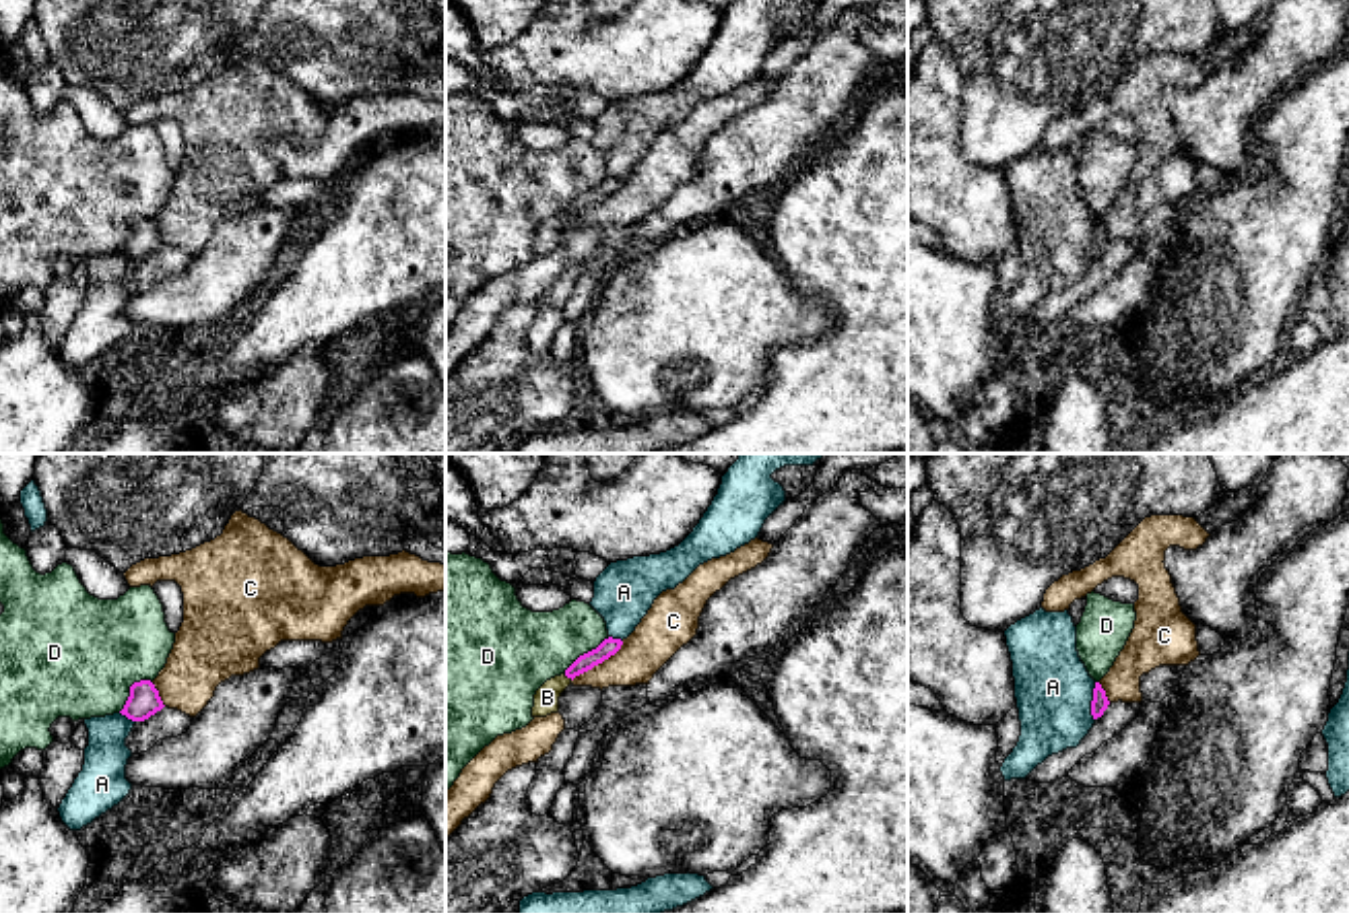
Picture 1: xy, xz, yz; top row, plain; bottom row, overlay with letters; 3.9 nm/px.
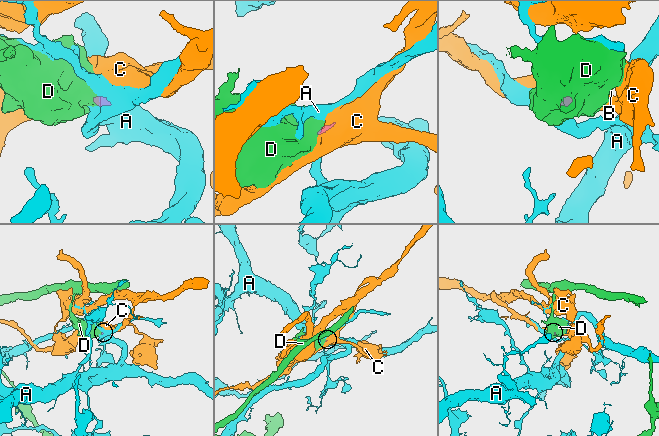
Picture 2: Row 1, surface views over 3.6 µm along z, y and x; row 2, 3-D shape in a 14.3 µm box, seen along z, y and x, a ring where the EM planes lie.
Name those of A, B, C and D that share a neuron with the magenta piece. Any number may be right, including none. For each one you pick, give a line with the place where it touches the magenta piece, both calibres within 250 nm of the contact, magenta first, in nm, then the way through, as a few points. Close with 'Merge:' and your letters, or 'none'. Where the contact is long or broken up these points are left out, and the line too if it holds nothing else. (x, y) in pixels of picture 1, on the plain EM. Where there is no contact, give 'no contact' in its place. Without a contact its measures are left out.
B: meets magenta in xz at (568, 215); 70 nm thick on the magenta side, 100 nm on the other; runs through xz (607, 186), (568, 215), (547, 235)
Merge: B

